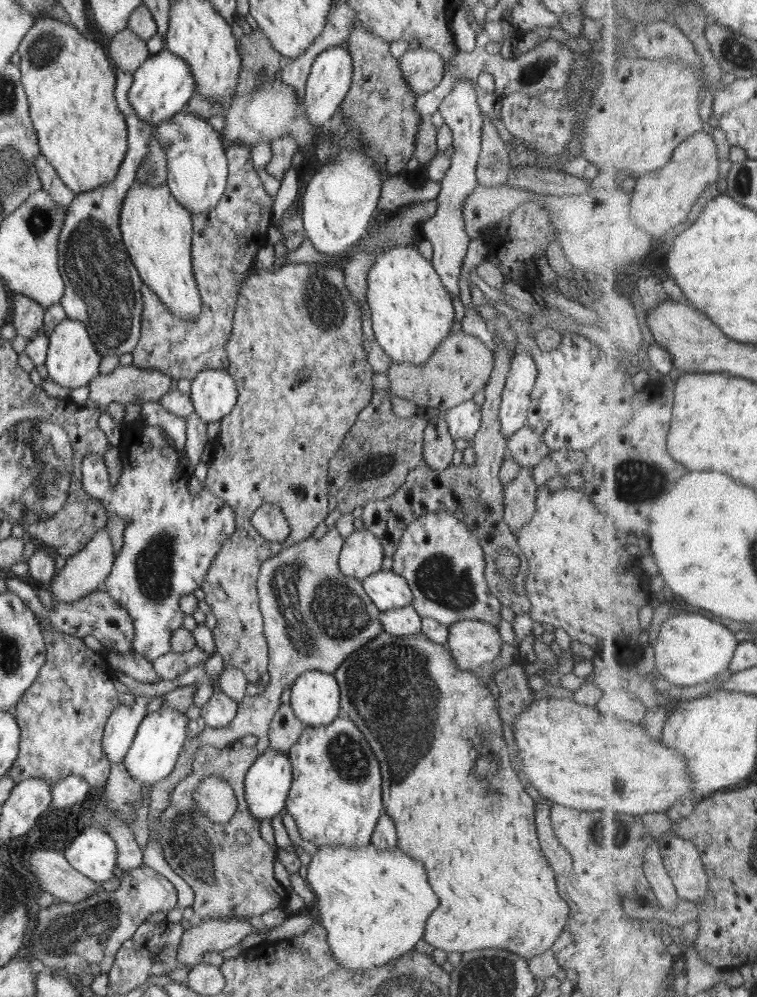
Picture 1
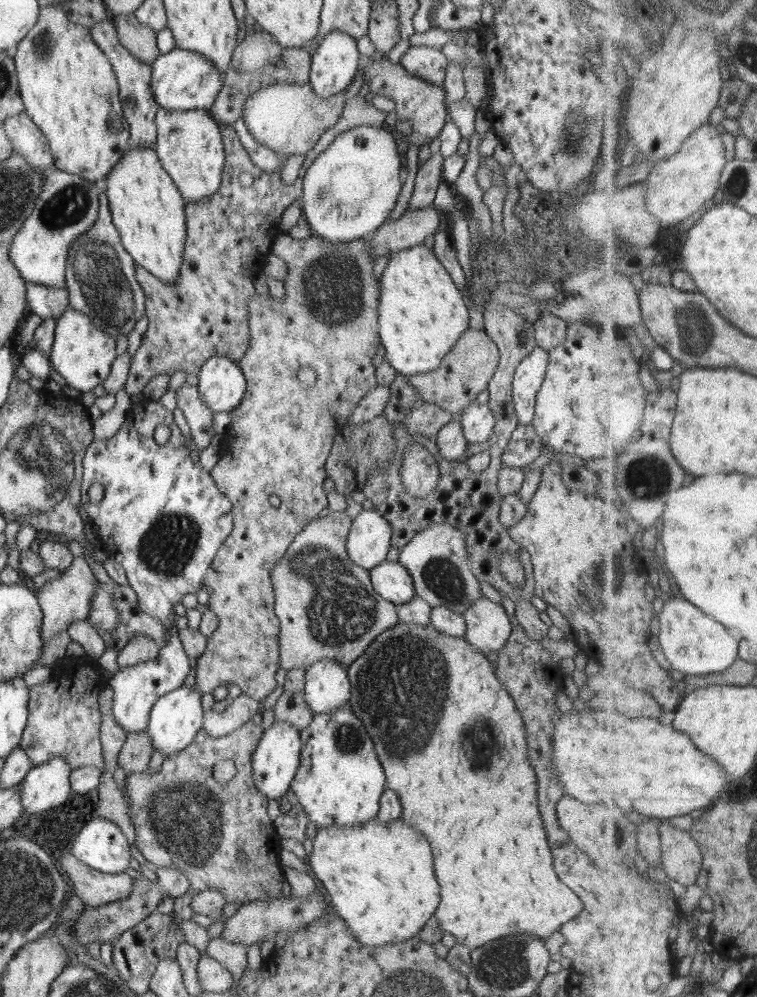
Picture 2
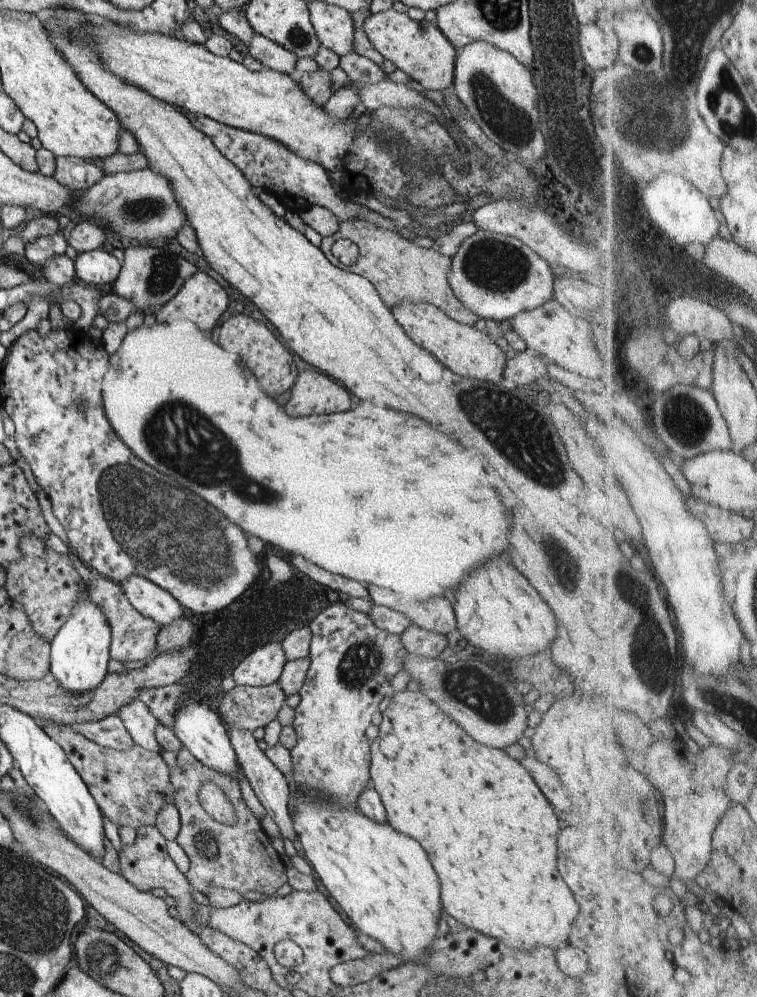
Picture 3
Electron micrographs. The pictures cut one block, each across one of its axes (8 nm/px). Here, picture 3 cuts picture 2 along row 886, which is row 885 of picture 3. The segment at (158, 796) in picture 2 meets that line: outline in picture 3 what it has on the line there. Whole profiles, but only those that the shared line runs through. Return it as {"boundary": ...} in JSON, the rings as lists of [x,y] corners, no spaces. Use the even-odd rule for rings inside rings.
{"boundary":[[[185,747],[176,753],[176,766],[171,769],[171,778],[171,784],[176,790],[174,804],[180,816],[180,832],[176,842],[190,858],[190,868],[185,875],[188,883],[202,894],[208,894],[208,890],[216,886],[242,894],[262,892],[269,896],[275,895],[276,890],[287,882],[286,868],[274,850],[270,836],[260,825],[261,820],[246,806],[237,778],[206,768]],[[208,782],[216,784],[232,802],[236,812],[234,824],[218,823],[205,812],[199,800],[199,792],[203,784]]]}

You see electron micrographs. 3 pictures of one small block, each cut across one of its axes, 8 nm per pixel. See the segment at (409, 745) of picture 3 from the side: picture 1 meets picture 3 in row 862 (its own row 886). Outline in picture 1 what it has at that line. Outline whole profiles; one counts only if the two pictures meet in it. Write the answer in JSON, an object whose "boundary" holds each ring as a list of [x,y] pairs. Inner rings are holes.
{"boundary":[[[382,631],[348,656],[333,675],[341,690],[340,706],[343,715],[354,721],[380,763],[383,780],[381,784],[382,806],[384,806],[384,812],[396,824],[398,846],[406,854],[410,854],[426,864],[430,886],[438,895],[439,905],[434,909],[432,918],[426,922],[426,934],[423,938],[426,943],[446,953],[464,954],[480,949],[508,950],[518,958],[524,958],[526,962],[546,953],[546,950],[550,950],[568,922],[570,908],[568,908],[566,900],[560,898],[556,884],[554,884],[554,872],[548,866],[548,860],[542,856],[542,848],[538,844],[536,824],[534,824],[534,800],[526,794],[522,782],[516,776],[516,770],[514,770],[512,758],[510,758],[510,750],[506,748],[506,740],[502,733],[499,708],[496,707],[496,701],[490,693],[488,685],[483,683],[473,671],[460,670],[455,665],[455,660],[447,645],[432,642],[422,632],[410,636],[400,636]],[[480,752],[486,752],[482,758],[488,756],[488,764],[490,764],[490,756],[492,756],[492,770],[472,772]]]}

